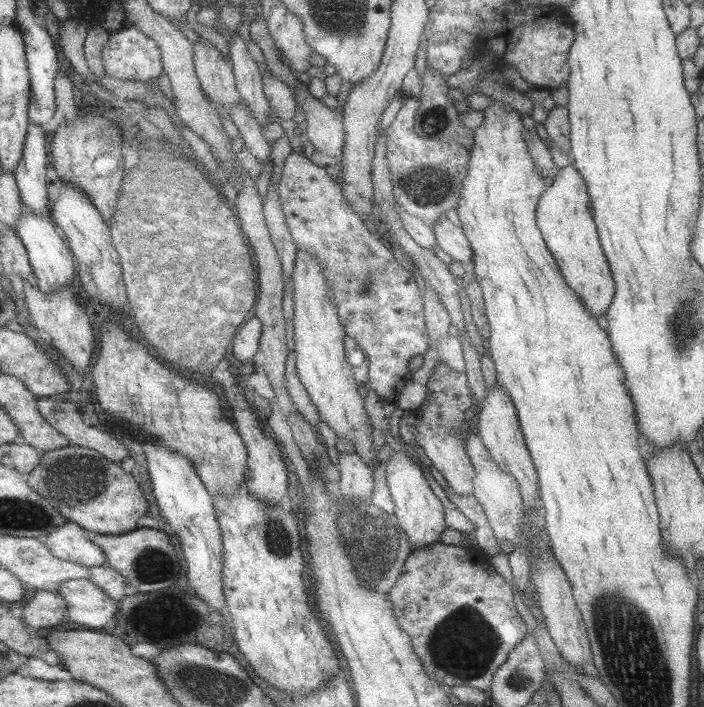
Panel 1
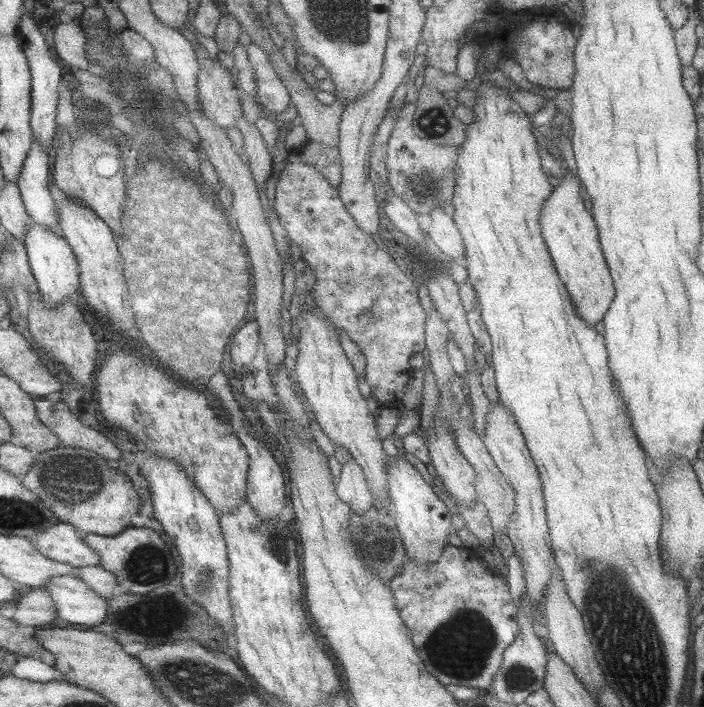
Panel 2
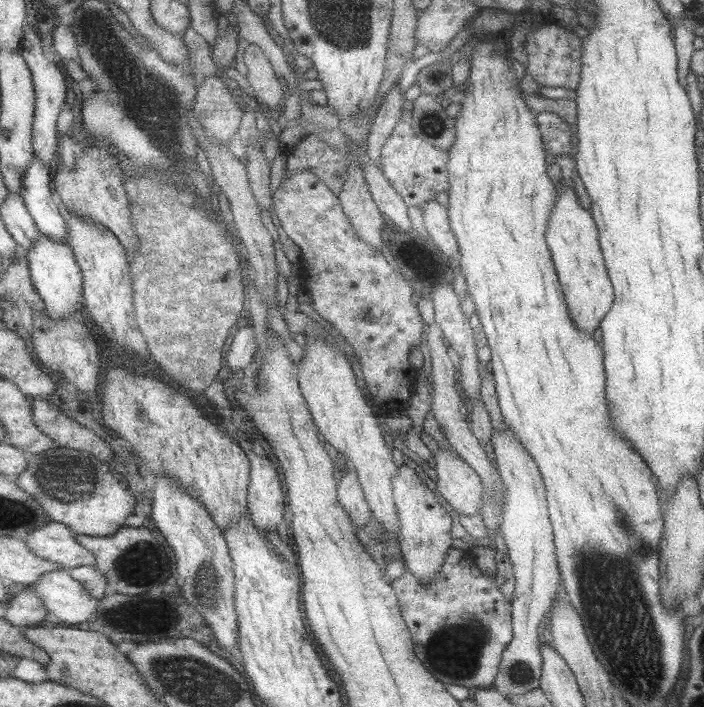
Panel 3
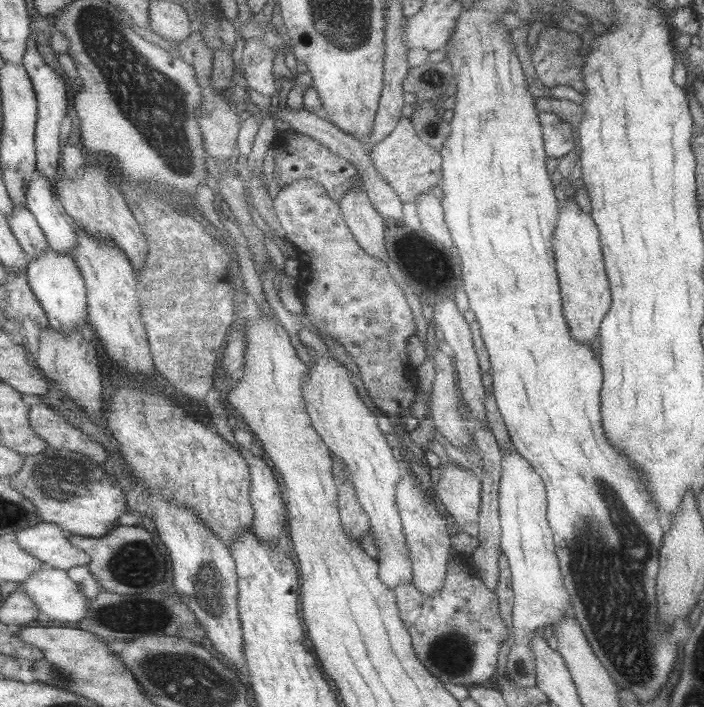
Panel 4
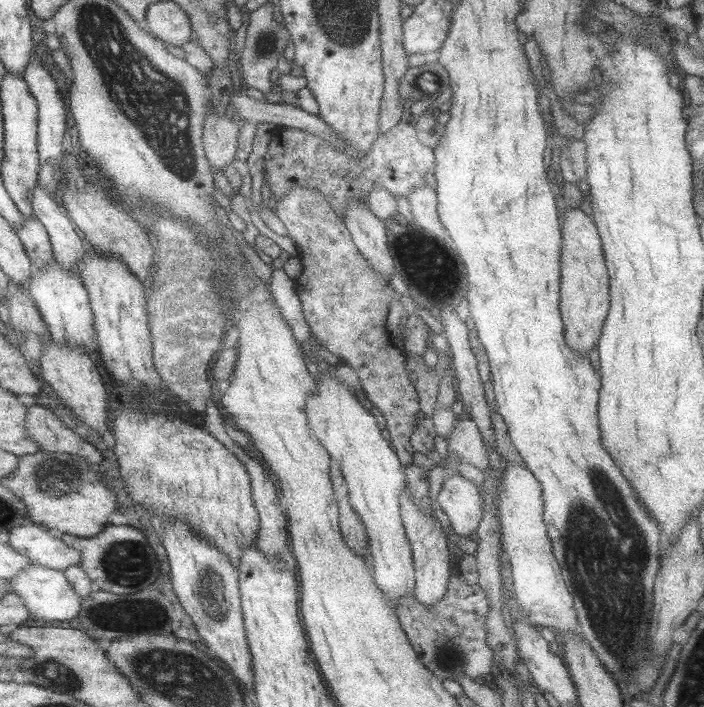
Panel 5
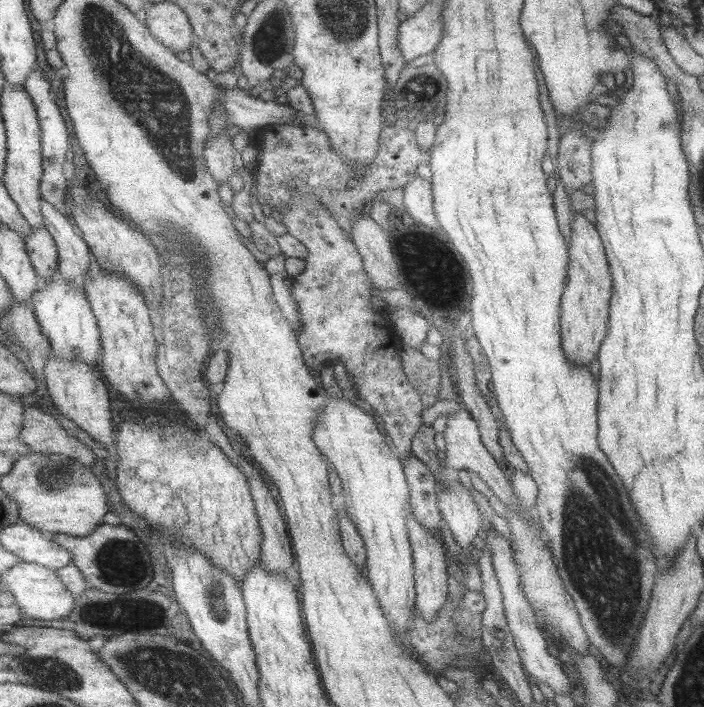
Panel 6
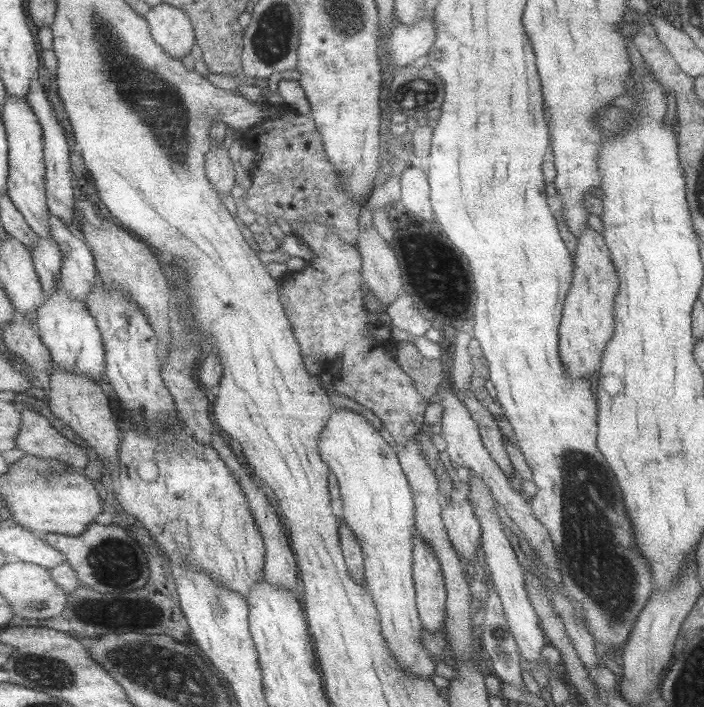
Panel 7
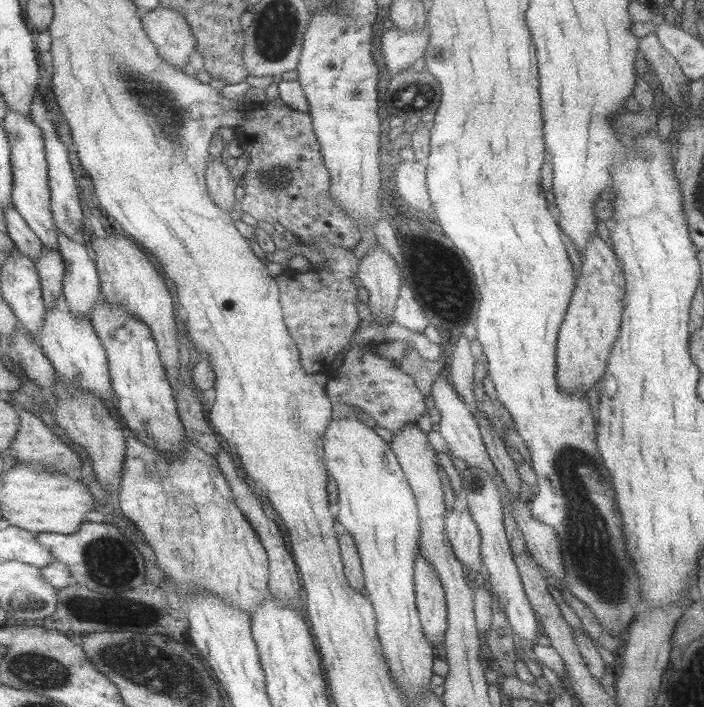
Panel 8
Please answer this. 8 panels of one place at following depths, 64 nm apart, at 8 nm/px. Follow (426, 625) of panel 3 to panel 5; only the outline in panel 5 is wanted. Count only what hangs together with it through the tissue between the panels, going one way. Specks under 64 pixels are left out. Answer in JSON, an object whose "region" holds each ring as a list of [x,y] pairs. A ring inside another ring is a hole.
{"region":[[[457,566],[452,570],[451,586],[444,599],[428,606],[417,600],[417,595],[404,595],[400,599],[399,617],[424,664],[441,679],[458,681],[465,676],[474,679],[488,676],[496,664],[494,651],[487,641],[488,612],[487,593],[478,584],[466,582]]]}

